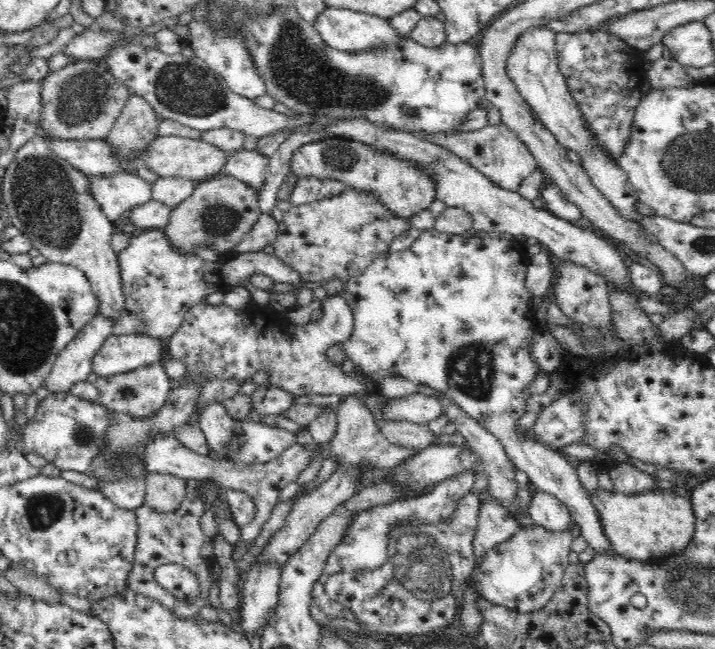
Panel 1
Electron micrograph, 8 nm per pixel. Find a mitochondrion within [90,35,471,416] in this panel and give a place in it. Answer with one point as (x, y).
(188, 90)

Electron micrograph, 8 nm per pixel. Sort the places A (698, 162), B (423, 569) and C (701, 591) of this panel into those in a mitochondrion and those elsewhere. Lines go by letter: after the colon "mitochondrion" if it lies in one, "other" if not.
A: mitochondrion
B: mitochondrion
C: mitochondrion

